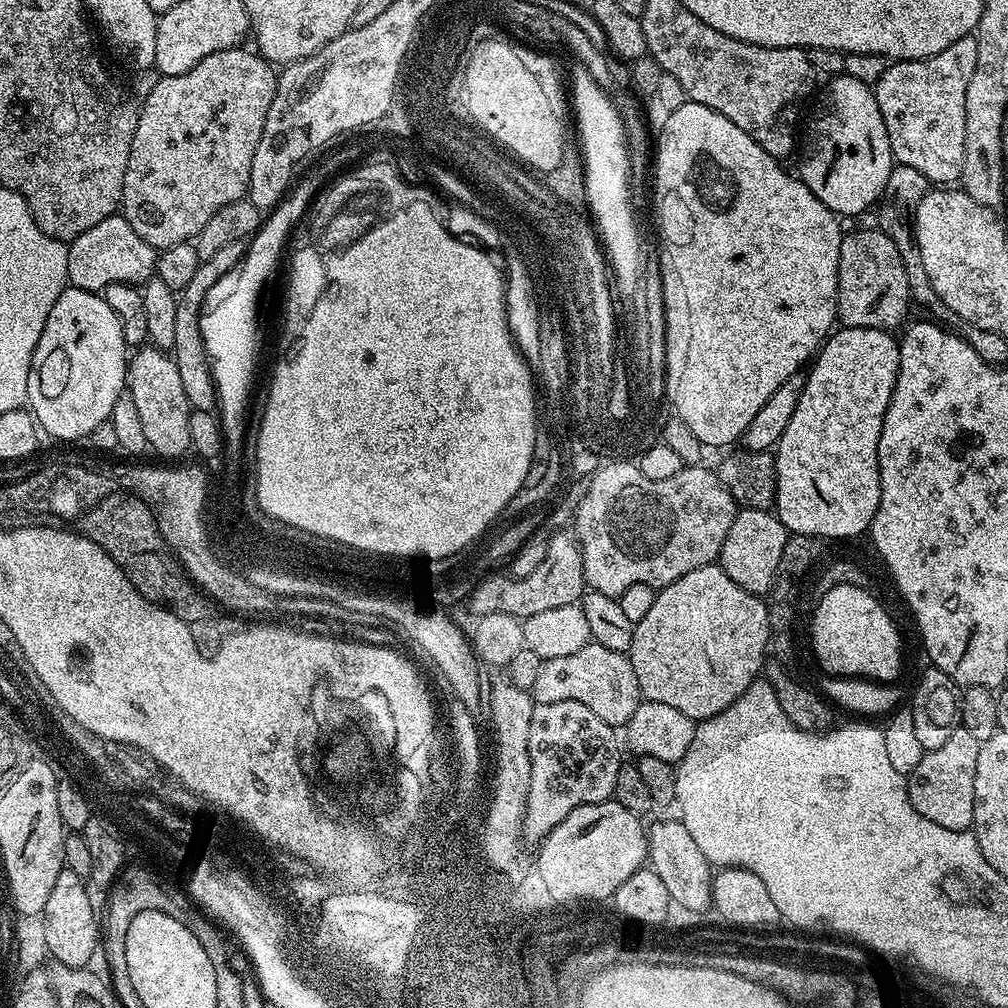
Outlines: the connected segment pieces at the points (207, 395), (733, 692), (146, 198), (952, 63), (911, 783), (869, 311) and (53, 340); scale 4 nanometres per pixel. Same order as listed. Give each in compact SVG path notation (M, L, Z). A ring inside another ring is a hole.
M239 240L232 242L223 250L218 250L214 258L203 261L194 274L194 279L190 286L186 286L184 291L179 293L176 298L176 318L177 327L174 334L174 346L170 350L170 355L178 366L178 375L182 377L182 390L186 390L188 403L197 412L215 413L218 408L218 397L216 395L216 379L212 376L212 362L206 350L204 335L200 329L202 317L206 312L206 305L209 303L208 295L212 292L212 287L227 274L228 271L235 269L240 261L244 259L246 251L245 241Z
M715 563L704 564L698 570L690 570L690 574L680 576L673 584L668 584L666 587L659 589L654 598L654 606L650 606L650 611L646 613L646 618L642 618L642 622L638 622L633 627L631 644L626 651L628 661L632 664L632 674L640 688L641 697L645 701L653 700L658 702L662 706L674 706L674 710L686 714L694 722L708 720L714 713L721 712L727 704L731 704L747 688L753 687L755 680L752 679L759 674L760 666L764 662L764 654L766 658L766 653L770 648L768 612L769 605L759 595L744 592Z
M244 46L222 49L221 52L210 54L202 58L193 69L177 76L159 77L159 81L148 92L144 104L139 105L140 117L138 126L134 130L134 142L130 146L130 162L126 166L126 178L124 179L124 199L122 201L122 215L130 222L132 229L141 238L157 250L163 250L175 244L186 244L195 241L196 235L222 210L224 206L230 206L230 202L238 202L245 199L248 194L248 184L251 182L250 172L254 166L254 154L258 150L258 142L264 136L266 118L270 114L270 108L276 97L276 81L278 72L269 61L255 51L247 52Z
M971 35L946 46L946 50L927 60L897 60L885 67L884 73L876 79L874 91L896 164L914 166L918 174L936 186L952 186L960 180L966 154L966 86L970 86L977 66L978 46L975 35Z
M955 727L938 750L924 752L911 773L906 776L908 797L922 814L922 818L930 818L930 822L938 822L946 830L969 831L974 818L974 770L978 770L978 754L982 741L974 738L965 728Z
M875 227L852 232L840 241L836 314L846 328L896 330L910 305L908 279L894 242Z
M69 286L64 289L58 302L54 302L32 359L34 363L28 376L27 403L37 425L44 428L53 441L83 441L96 426L111 417L118 394L125 391L130 349L122 338L122 322L118 322L118 314L110 310L103 295Z

